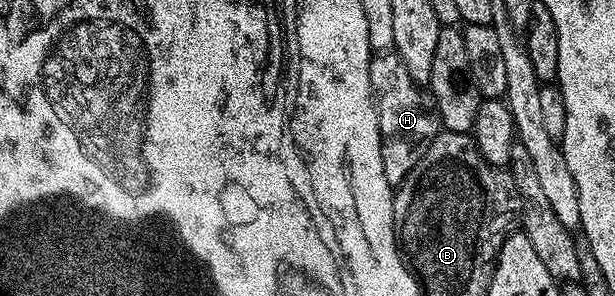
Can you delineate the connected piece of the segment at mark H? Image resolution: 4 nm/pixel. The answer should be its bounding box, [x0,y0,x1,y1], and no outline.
[369,51,439,187]

